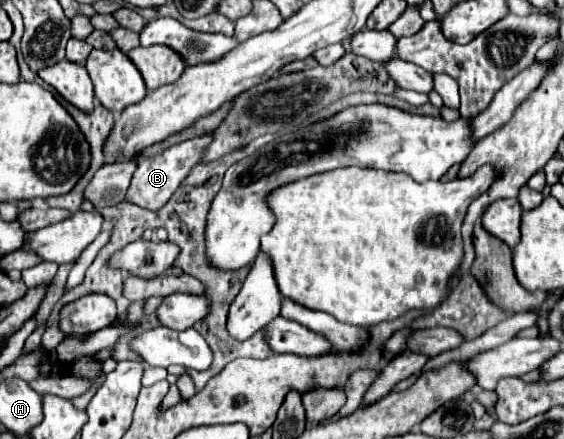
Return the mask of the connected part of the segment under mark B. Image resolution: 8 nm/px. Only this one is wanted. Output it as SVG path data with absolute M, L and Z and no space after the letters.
M208 134L206 138L192 138L186 142L180 142L178 146L170 146L168 150L164 150L164 154L158 154L158 156L150 156L150 158L134 156L132 160L136 160L138 166L132 176L126 200L146 210L160 210L172 198L178 186L186 180L188 172L192 172L192 168L202 160L208 140L212 140L212 134Z

